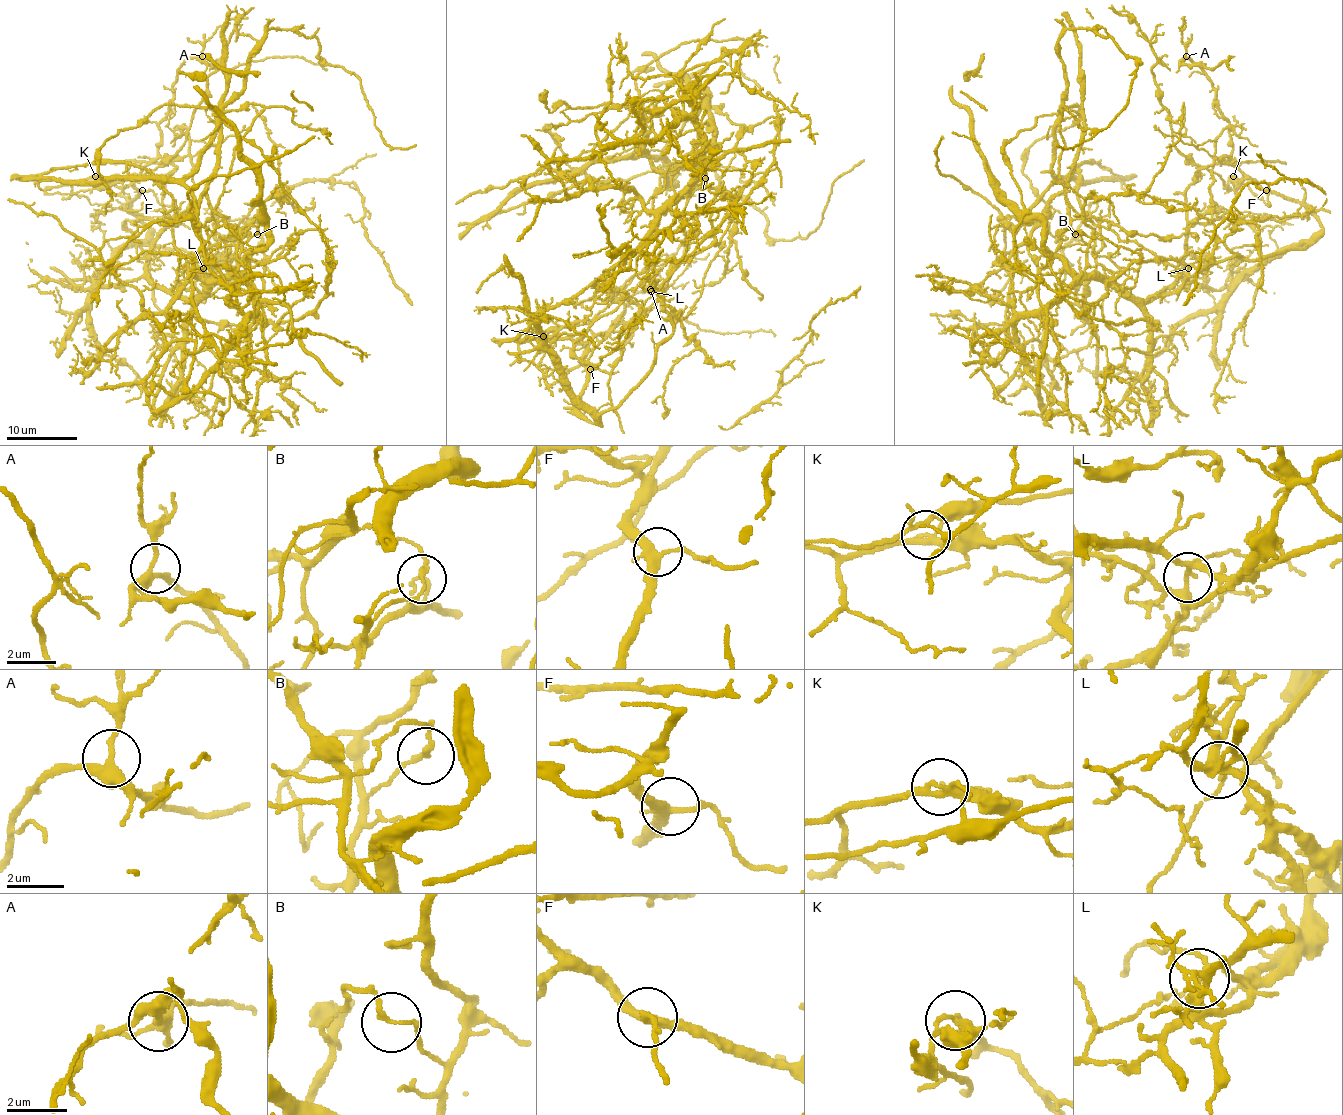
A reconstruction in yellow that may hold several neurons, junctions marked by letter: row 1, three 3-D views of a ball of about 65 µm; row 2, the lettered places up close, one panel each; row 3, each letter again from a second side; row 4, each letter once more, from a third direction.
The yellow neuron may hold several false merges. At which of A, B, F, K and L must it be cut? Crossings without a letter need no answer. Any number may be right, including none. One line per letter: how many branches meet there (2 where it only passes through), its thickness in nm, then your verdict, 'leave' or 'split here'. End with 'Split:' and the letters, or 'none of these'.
A: 3 | 280 nm | leave
B: 2 | 150 nm | split here
F: 3 | 300 nm | leave
K: 3 | 240 nm | split here
L: 5 | 220 nm | split here
Split: B, K, L

